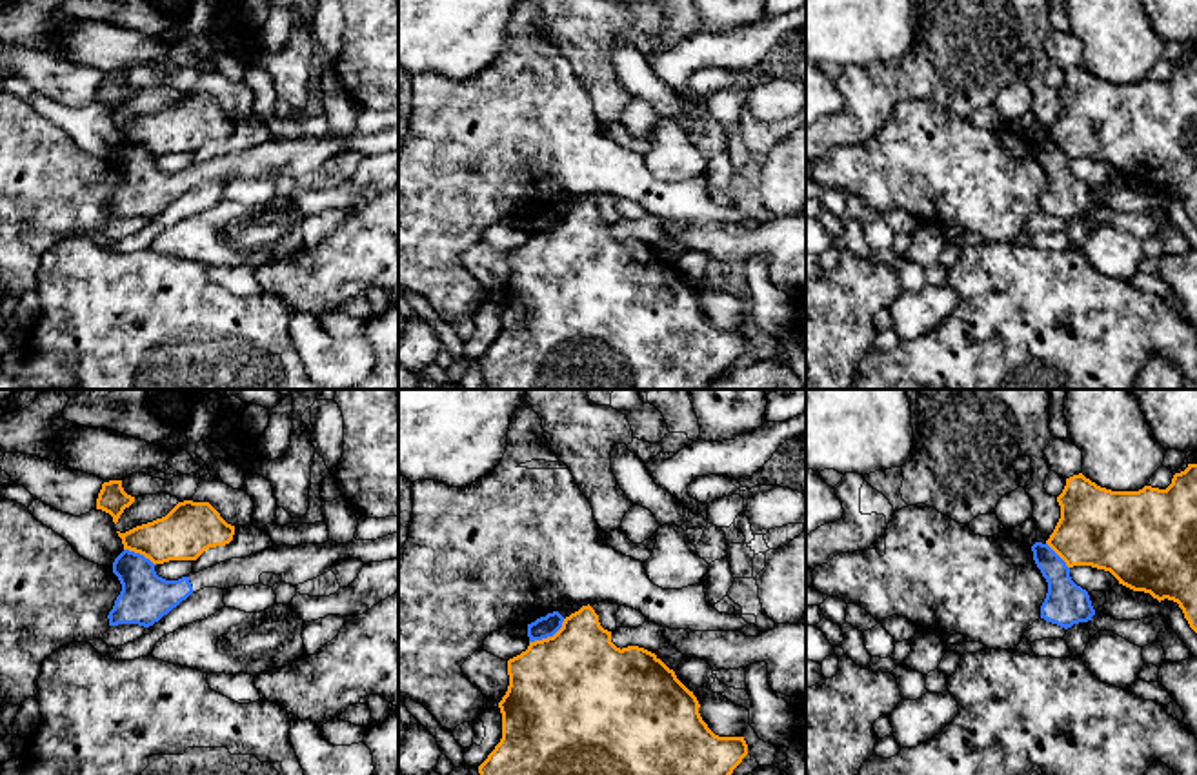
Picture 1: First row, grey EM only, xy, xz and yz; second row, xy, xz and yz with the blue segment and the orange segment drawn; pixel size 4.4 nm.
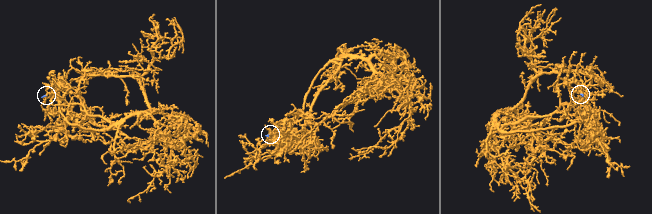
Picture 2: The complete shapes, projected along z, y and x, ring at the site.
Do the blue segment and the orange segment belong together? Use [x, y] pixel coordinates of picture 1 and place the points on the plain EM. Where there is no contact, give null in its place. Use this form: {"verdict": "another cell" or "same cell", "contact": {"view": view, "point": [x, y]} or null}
{"verdict": "another cell", "contact": {"view": "xz", "point": [548, 228]}}

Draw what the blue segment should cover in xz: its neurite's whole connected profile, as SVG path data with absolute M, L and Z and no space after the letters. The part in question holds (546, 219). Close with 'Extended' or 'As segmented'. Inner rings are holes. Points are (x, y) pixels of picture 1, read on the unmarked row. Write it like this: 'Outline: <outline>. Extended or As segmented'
Outline: M558 204L548 206L528 216L529 235L553 229L562 220L564 209Z. As segmented

